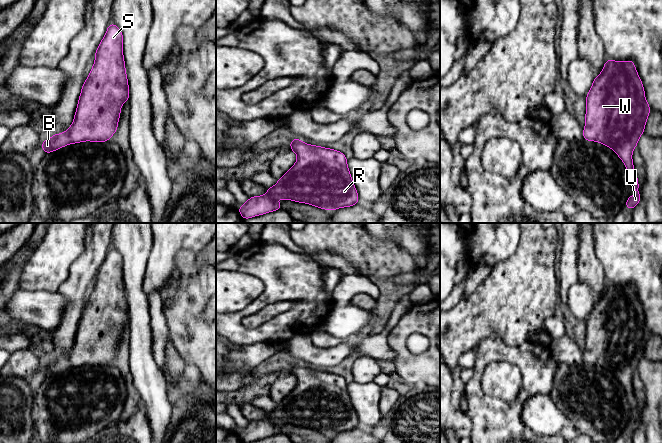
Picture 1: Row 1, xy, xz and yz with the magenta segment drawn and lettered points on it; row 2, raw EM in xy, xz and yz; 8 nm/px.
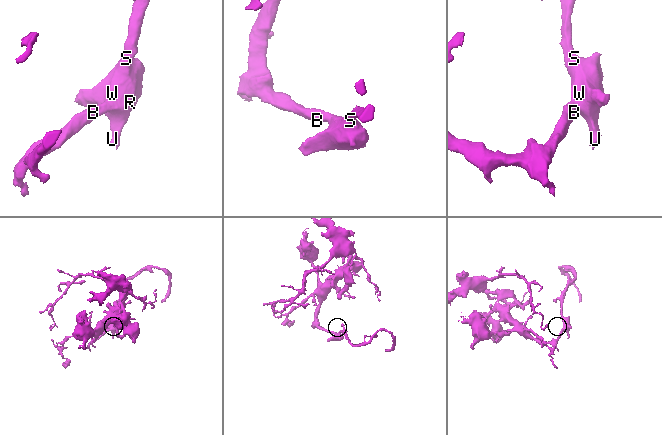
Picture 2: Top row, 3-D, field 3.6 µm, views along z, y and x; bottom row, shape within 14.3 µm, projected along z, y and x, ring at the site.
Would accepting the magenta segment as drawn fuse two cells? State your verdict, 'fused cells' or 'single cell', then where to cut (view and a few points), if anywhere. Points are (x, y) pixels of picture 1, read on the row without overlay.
single cell; no cut

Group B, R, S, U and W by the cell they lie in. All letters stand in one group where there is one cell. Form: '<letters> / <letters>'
B R S U W

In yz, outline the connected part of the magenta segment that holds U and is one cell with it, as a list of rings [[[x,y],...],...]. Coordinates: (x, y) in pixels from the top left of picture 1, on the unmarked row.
[[[606,283],[603,294],[593,304],[592,312],[586,320],[586,350],[583,352],[583,364],[597,365],[610,371],[623,385],[626,390],[631,410],[636,414],[635,420],[629,419],[624,431],[633,434],[641,425],[638,402],[634,394],[632,376],[638,368],[640,360],[644,357],[645,348],[651,332],[645,323],[645,315],[642,305],[636,295],[633,284],[618,286]]]

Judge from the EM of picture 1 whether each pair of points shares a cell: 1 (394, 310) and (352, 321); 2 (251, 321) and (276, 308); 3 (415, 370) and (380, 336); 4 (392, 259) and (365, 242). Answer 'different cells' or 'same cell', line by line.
1: different cells
2: same cell
3: different cells
4: same cell

